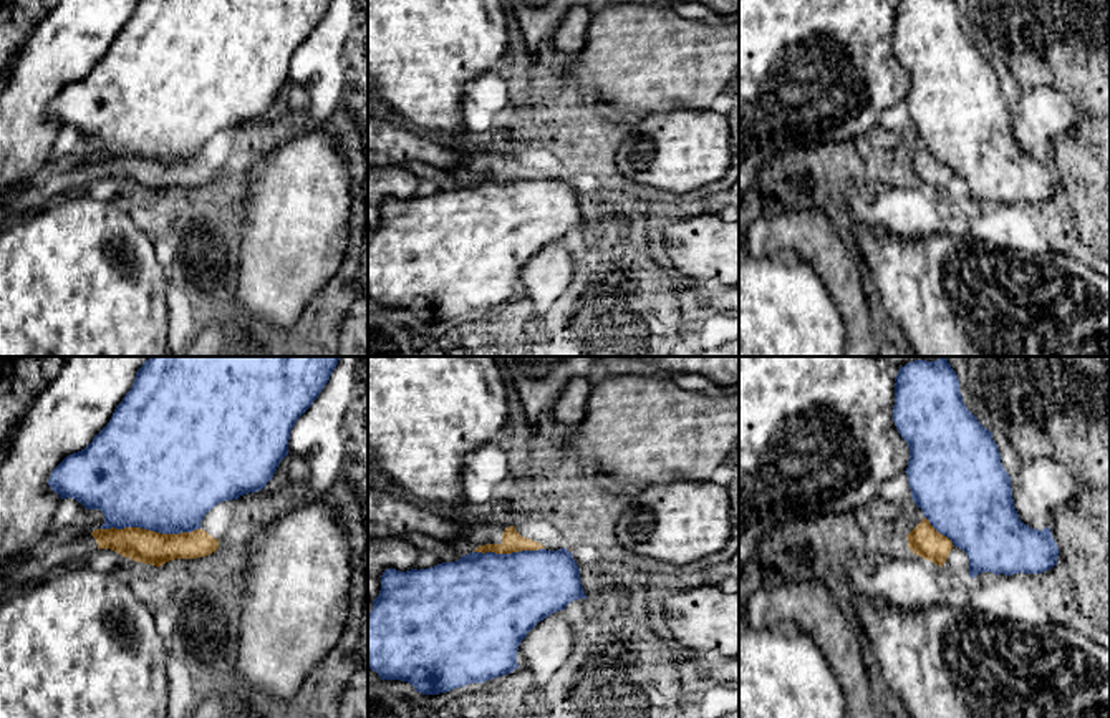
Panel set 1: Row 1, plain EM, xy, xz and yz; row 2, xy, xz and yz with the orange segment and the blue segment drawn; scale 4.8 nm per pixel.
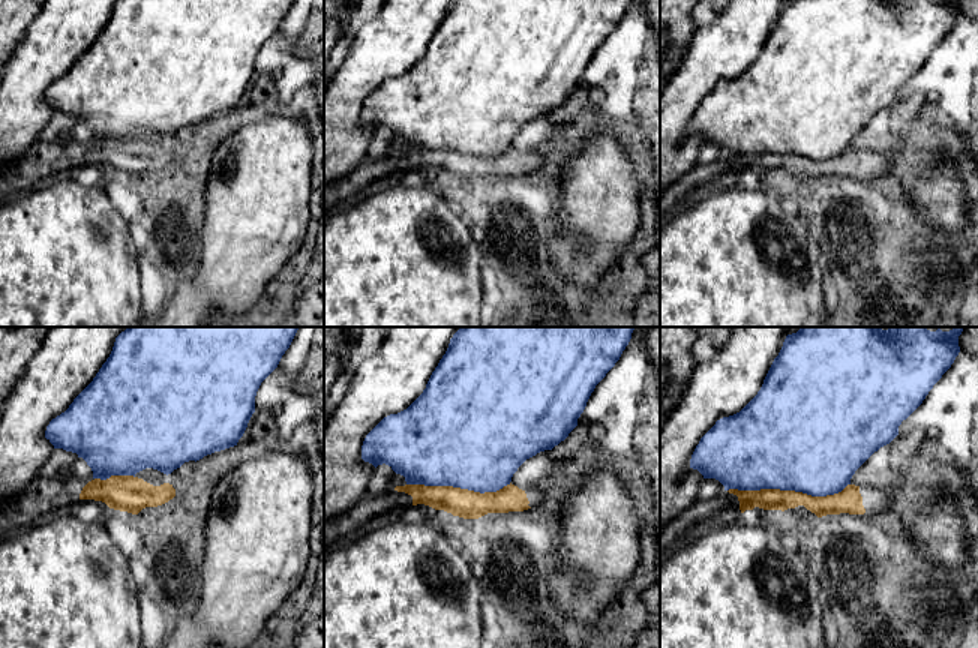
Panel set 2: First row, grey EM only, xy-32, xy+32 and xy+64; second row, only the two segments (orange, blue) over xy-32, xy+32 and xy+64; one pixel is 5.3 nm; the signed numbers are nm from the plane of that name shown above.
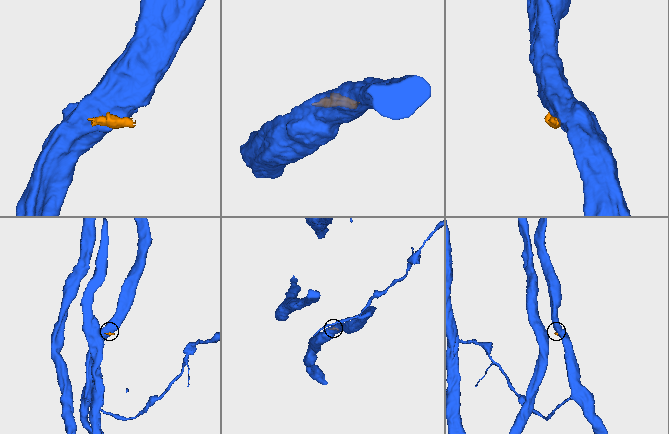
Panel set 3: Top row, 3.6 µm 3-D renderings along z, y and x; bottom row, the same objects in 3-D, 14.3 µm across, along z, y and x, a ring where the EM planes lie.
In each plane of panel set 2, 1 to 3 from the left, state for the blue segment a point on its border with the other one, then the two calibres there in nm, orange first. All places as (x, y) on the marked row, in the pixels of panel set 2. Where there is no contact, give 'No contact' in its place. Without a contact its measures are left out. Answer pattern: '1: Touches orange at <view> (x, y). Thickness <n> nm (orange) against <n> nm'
1: Touches orange at xy-32 (114, 476). Thickness 190 nm (orange) against 500 nm
2: Touches orange at xy+32 (458, 488). Thickness 160 nm (orange) against 500 nm
3: Touches orange at xy+64 (788, 491). Thickness 110 nm (orange) against 500 nm

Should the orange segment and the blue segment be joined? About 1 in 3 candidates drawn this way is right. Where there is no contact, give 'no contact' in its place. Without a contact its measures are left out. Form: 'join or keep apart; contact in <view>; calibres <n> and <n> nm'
keep apart; contact in xy; calibres 160 and 480 nm

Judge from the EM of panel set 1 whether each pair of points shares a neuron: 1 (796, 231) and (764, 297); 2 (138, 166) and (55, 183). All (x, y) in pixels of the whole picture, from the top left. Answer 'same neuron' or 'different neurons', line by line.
1: different neurons
2: same neuron

